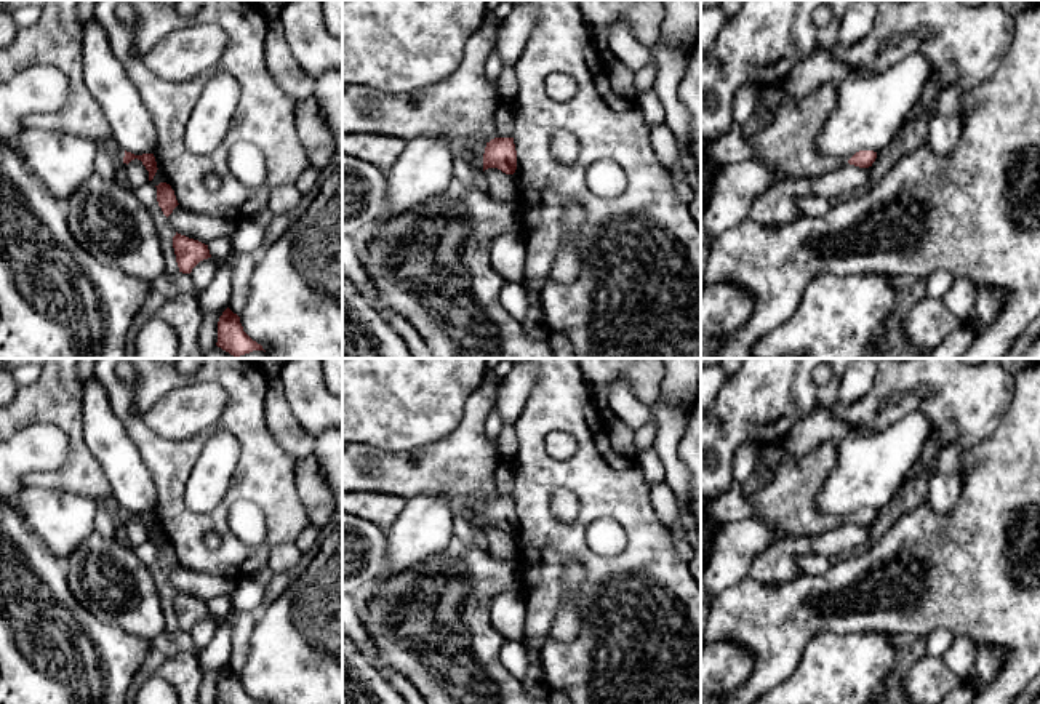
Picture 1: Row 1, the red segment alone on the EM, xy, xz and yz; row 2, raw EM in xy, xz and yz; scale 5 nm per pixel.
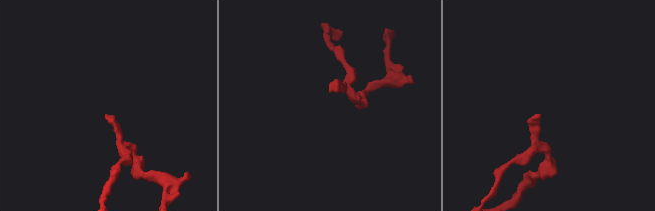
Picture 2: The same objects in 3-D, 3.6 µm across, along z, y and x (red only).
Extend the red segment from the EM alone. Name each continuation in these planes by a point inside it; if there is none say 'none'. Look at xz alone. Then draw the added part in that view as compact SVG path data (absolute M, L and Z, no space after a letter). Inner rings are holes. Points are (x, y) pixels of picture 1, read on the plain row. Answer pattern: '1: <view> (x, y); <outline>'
1: xz (461, 466); M482 382L474 390L459 426L443 440L411 451L382 451L366 443L347 443L342 451L342 493L373 491L402 496L405 501L418 494L443 494L454 510L461 510L474 526L483 528L483 515L472 510L475 496L494 498L494 469L501 461L498 448L485 432L485 421L493 406L493 384Z

